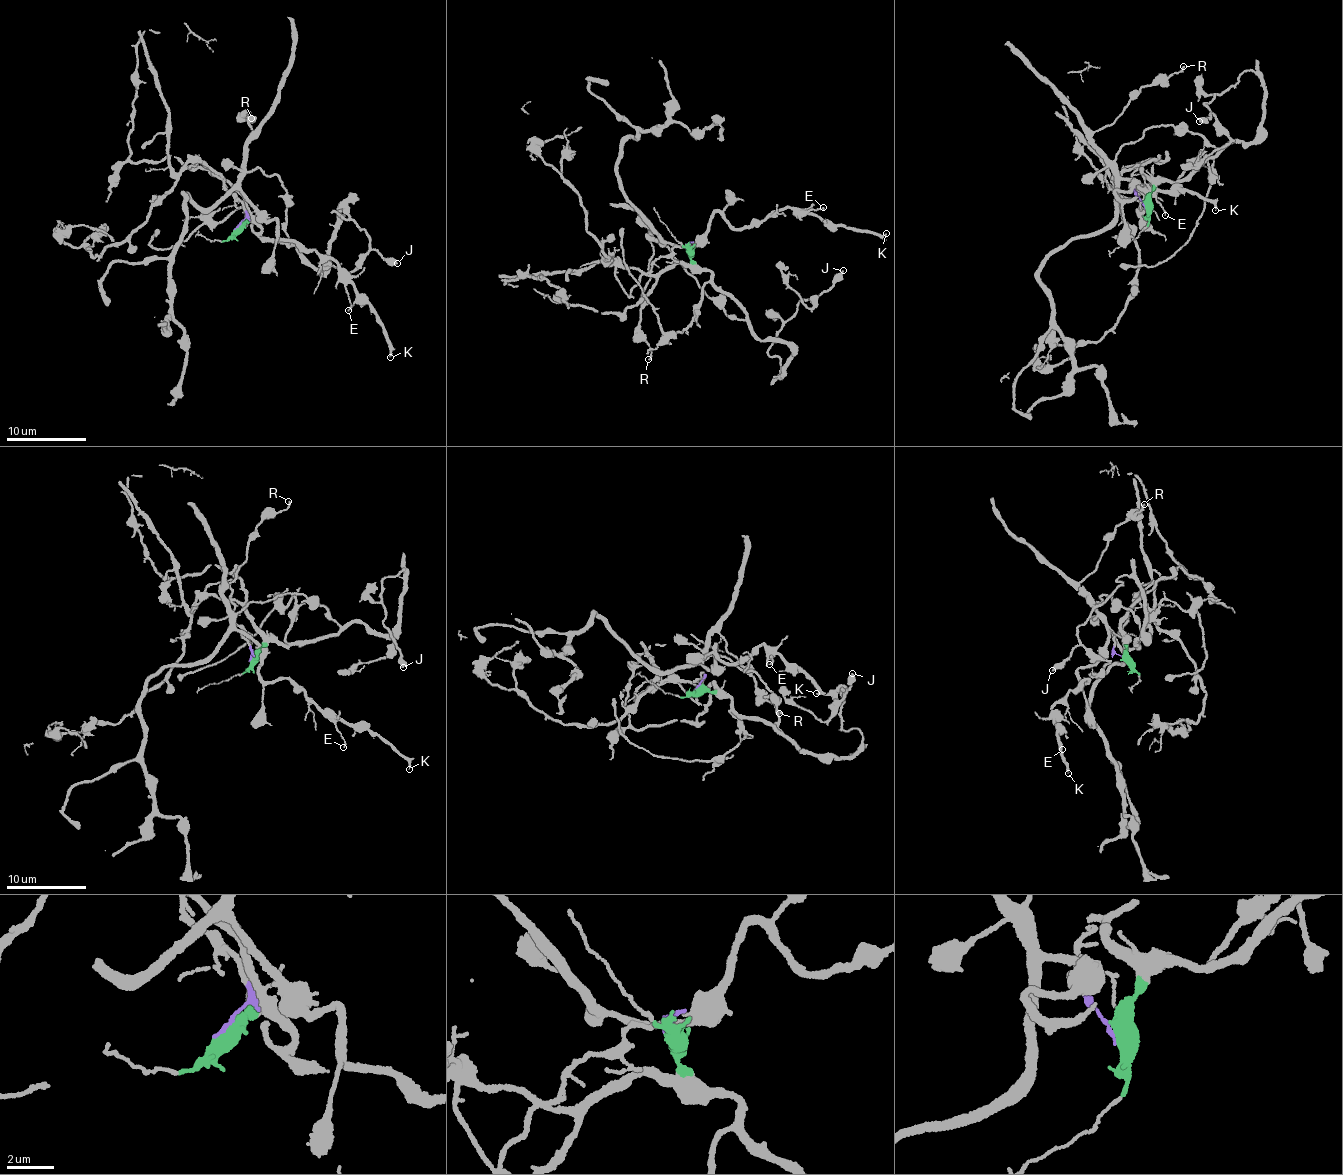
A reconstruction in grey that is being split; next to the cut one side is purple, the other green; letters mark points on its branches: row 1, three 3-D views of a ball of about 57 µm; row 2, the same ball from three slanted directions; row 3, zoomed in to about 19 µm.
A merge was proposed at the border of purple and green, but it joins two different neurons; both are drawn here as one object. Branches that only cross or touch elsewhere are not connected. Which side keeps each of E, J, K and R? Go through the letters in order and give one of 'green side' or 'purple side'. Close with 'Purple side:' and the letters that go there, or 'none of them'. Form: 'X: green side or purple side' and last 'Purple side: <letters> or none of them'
E: purple side
J: green side
K: purple side
R: purple side
Purple side: E, K, R

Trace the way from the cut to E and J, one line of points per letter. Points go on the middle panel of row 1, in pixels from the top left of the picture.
E: (688, 249), (680, 245), (690, 244), (710, 227), (714, 213), (743, 230), (787, 208), (822, 207)
J: (688, 249), (741, 303), (760, 339), (787, 342), (780, 376), (779, 357), (767, 352), (775, 333), (844, 270)

